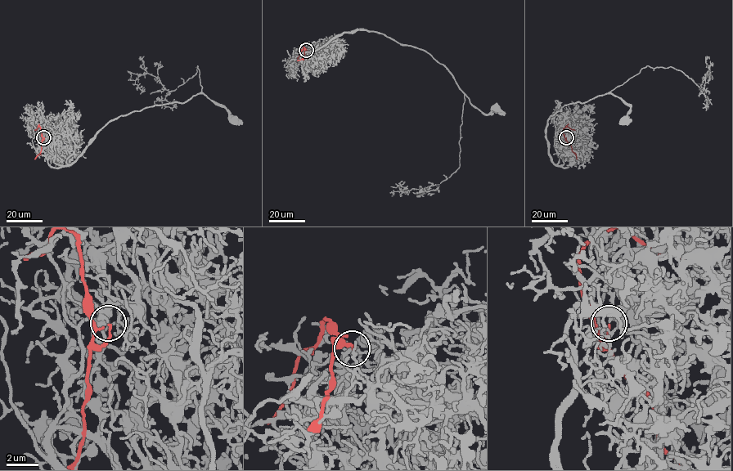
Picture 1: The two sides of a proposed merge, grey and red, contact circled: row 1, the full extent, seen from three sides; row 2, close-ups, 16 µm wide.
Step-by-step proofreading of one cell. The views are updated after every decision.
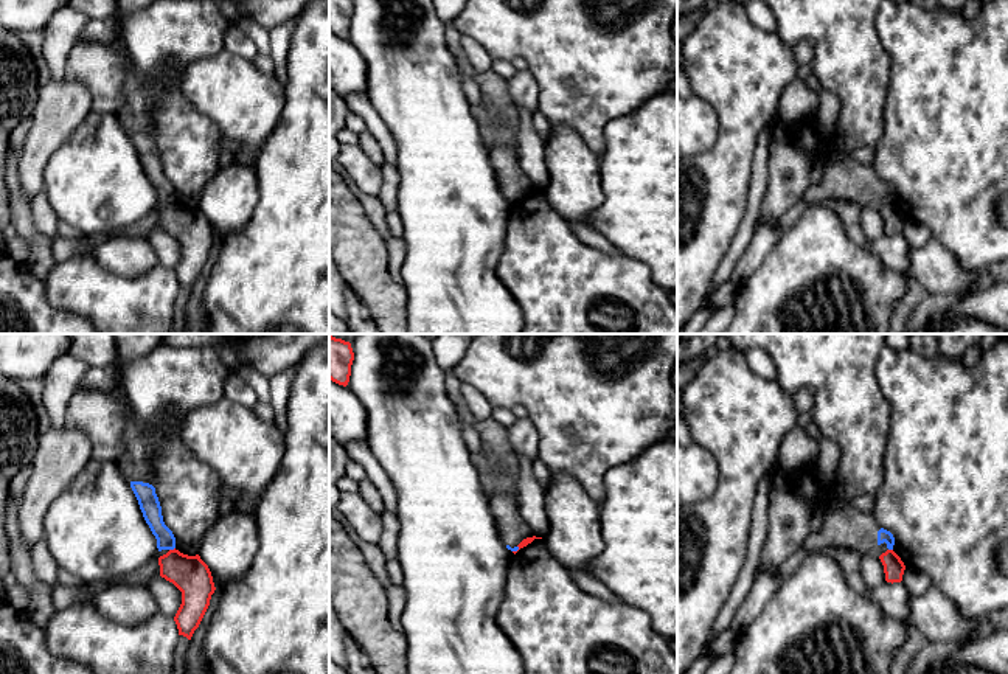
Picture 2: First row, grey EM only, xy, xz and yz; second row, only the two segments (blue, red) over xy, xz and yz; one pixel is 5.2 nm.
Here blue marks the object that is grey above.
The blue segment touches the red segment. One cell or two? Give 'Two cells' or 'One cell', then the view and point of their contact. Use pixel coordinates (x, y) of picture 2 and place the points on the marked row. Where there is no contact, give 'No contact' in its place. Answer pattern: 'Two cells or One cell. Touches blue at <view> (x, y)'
Two cells. Touches blue at xy (171, 548)

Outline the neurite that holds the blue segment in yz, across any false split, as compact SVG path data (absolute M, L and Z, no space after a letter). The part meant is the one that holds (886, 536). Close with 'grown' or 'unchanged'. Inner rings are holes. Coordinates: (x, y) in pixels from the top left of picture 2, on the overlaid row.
M836 497L825 509L822 530L811 530L801 548L839 547L879 558L893 545L893 534L878 525L873 511L860 512L851 502Z; grown

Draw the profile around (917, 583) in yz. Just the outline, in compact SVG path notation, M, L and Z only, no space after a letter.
M905 567L902 582L910 596L923 596L932 587L932 578L912 567Z

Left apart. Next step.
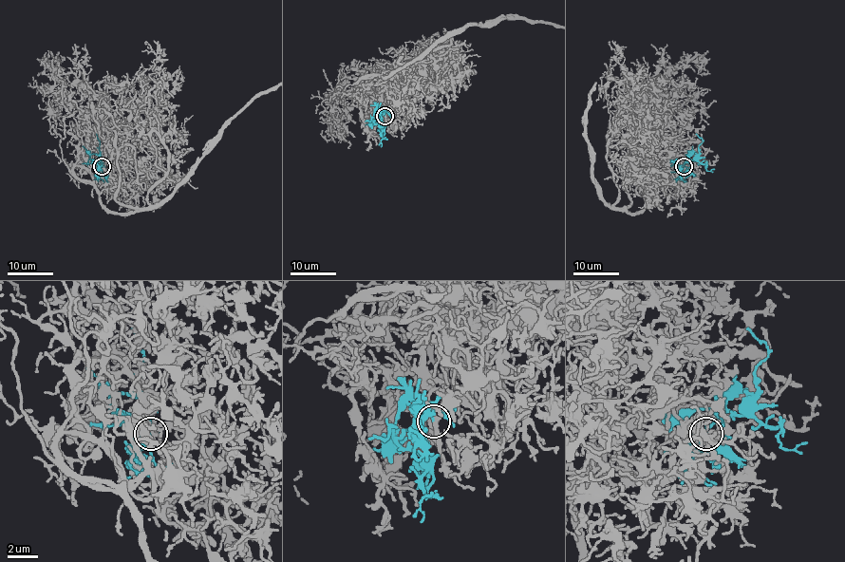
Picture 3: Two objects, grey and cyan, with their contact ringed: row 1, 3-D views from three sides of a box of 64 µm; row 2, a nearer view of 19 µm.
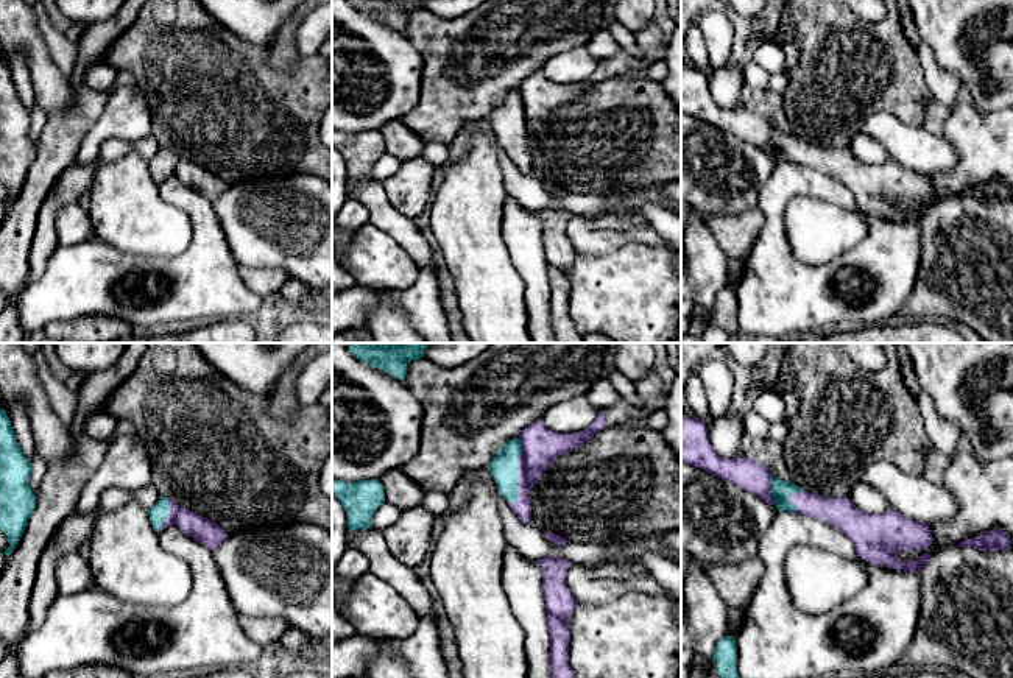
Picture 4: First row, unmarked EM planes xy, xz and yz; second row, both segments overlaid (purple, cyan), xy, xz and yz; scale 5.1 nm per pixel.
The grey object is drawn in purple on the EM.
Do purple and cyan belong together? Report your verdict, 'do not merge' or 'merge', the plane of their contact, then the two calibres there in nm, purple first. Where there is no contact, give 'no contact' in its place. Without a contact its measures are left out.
merge | xz | 190/140 nm

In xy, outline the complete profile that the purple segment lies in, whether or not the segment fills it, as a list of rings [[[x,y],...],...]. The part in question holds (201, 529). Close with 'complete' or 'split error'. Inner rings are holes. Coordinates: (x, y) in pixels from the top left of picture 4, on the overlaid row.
[[[161,496],[148,510],[148,516],[156,531],[162,531],[168,525],[176,525],[181,531],[210,550],[215,550],[228,538],[226,530],[218,524],[203,517],[196,511],[179,508],[176,502],[168,497]]] | split error

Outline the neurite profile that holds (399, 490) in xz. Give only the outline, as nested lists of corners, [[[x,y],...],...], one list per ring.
[[[402,469],[379,477],[383,486],[385,502],[396,505],[401,511],[421,505],[425,491],[411,478],[408,478]]]

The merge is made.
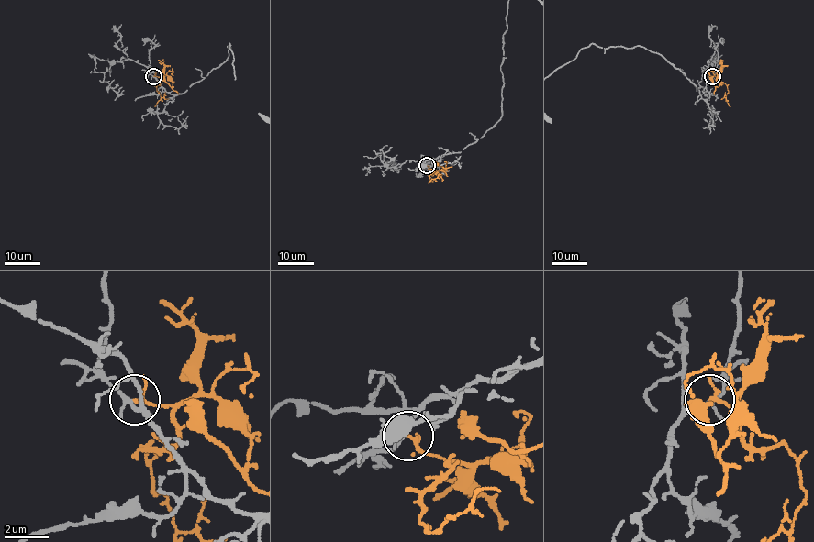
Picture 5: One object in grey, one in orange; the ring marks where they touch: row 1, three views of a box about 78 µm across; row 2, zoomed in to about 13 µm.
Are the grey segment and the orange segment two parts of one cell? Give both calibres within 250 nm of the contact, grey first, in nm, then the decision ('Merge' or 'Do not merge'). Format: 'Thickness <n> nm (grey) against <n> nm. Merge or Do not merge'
Thickness 160 nm (grey) against 140 nm. Do not merge

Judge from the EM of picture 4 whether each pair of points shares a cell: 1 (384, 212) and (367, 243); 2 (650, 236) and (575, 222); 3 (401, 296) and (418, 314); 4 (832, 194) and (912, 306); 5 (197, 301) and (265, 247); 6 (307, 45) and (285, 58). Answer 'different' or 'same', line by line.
1: different
2: same
3: same
4: different
5: different
6: different

